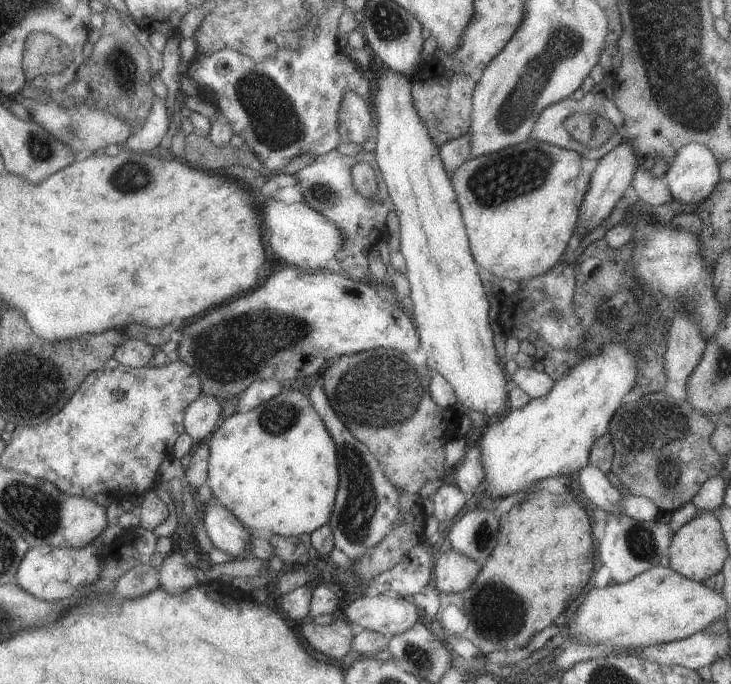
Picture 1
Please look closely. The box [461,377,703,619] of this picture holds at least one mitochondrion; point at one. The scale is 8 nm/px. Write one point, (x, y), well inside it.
(664, 430)

